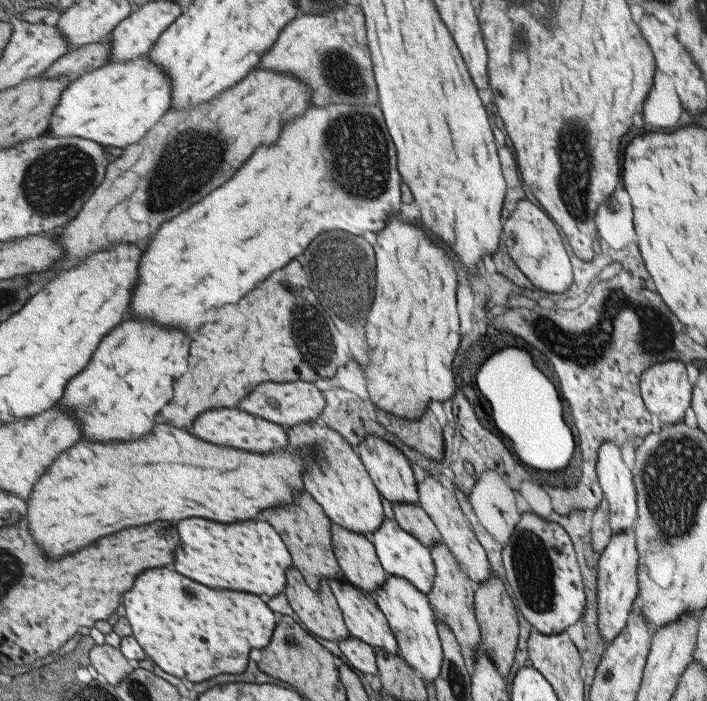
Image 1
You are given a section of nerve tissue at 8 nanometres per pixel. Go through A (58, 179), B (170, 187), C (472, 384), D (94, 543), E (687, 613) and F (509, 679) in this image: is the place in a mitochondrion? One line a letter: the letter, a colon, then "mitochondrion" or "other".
A: mitochondrion
B: mitochondrion
C: other
D: other
E: other
F: other

